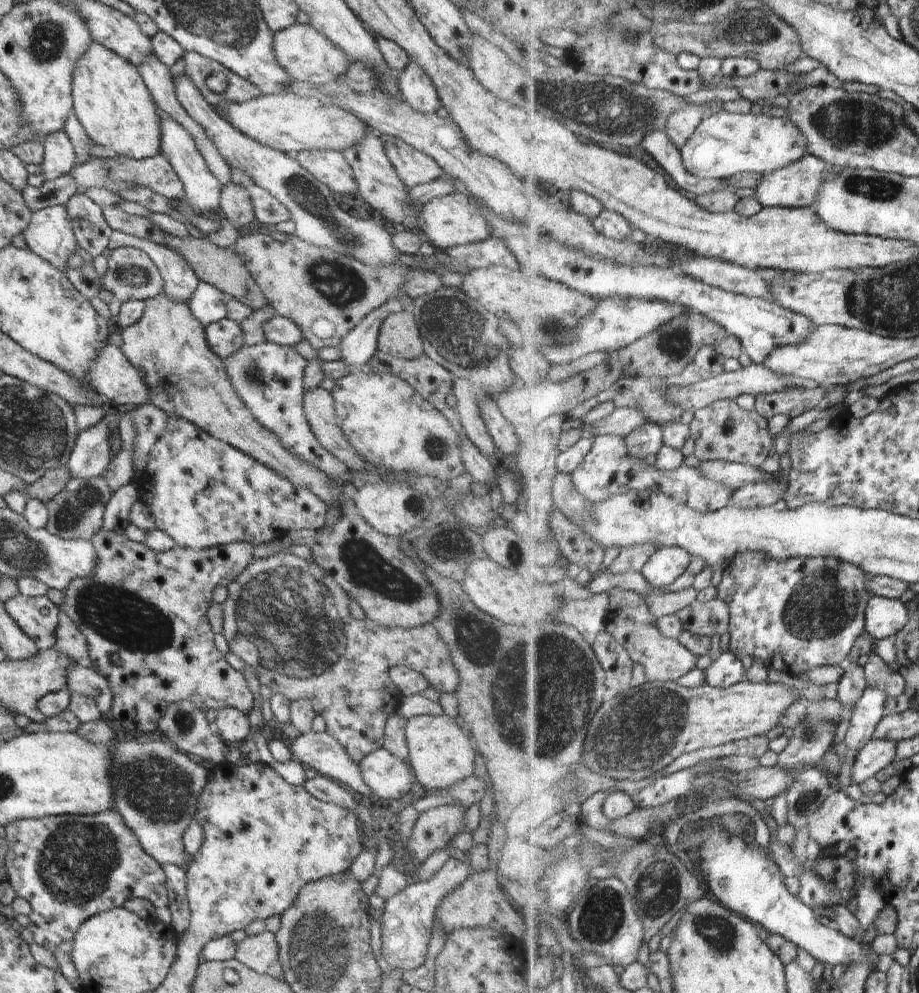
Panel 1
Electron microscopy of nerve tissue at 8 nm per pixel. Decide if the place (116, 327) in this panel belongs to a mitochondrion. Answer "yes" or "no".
no

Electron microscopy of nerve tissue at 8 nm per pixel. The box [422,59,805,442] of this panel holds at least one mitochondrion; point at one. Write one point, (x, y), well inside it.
(594, 105)

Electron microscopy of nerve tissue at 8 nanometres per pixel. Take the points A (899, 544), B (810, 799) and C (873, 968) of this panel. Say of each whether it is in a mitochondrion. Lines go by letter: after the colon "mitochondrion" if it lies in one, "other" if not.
A: other
B: mitochondrion
C: other

